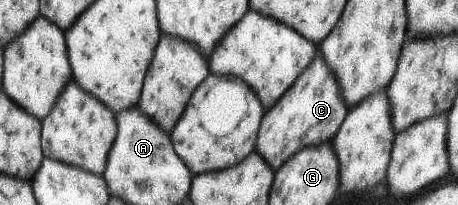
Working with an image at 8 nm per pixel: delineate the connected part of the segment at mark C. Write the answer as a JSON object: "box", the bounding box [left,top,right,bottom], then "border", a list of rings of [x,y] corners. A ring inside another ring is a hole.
{"box":[255,45,347,169],"border":[[[317,45],[317,55],[311,65],[295,79],[295,83],[285,91],[283,97],[263,116],[255,143],[255,151],[275,169],[291,159],[305,147],[315,147],[331,141],[339,126],[347,117],[347,103],[343,103],[343,95],[339,91],[339,83],[333,71],[323,61],[323,55]]]}

